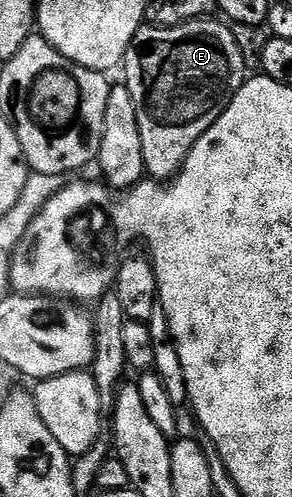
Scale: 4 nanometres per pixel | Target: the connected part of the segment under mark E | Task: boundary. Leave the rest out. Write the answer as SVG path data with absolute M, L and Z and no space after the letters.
M216 16L195 18L180 26L145 24L134 36L122 63L123 81L138 112L138 132L142 136L142 160L149 179L164 184L176 177L190 156L194 144L226 112L230 100L250 77L244 54L236 43L237 31L227 21Z

